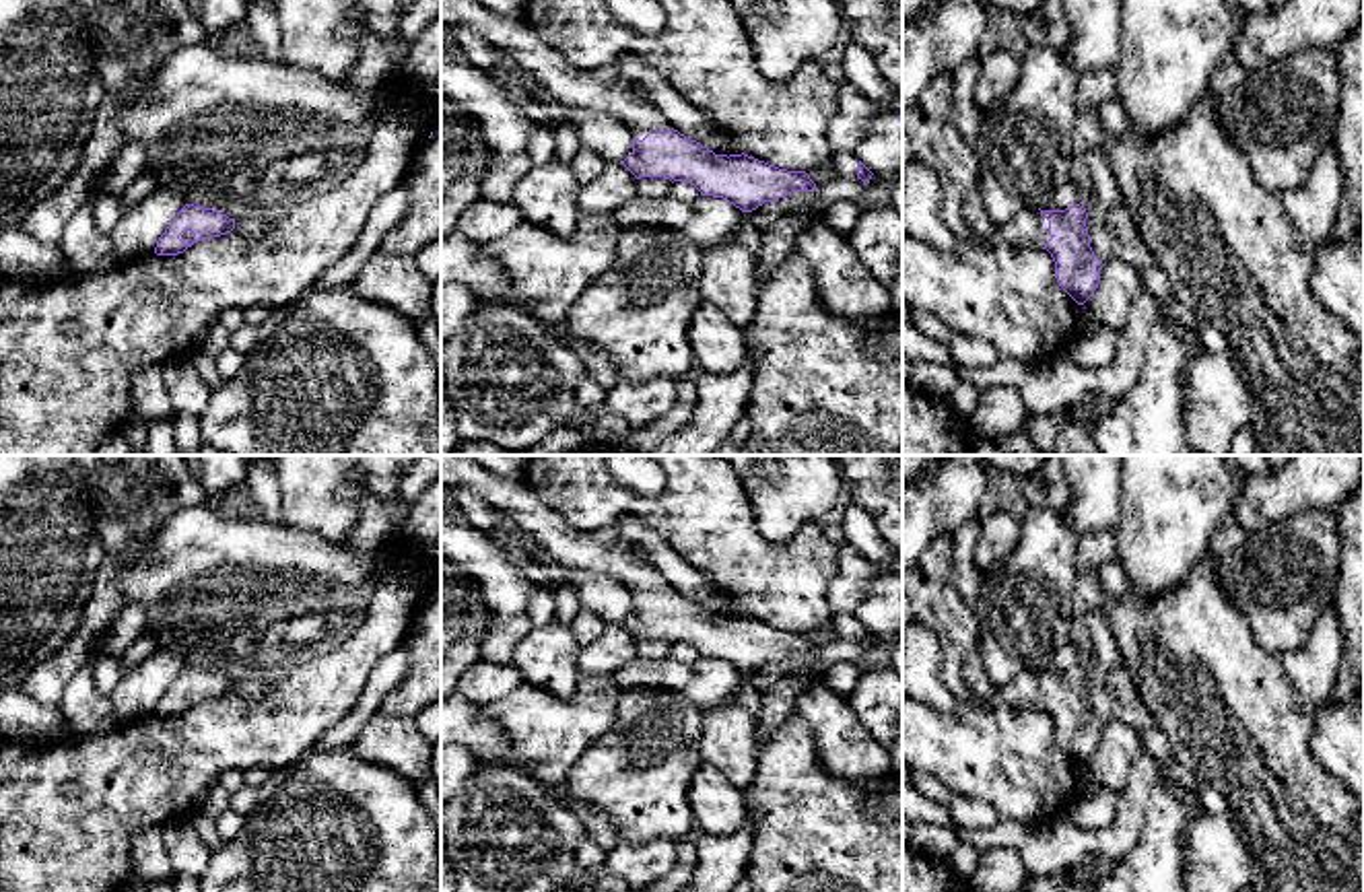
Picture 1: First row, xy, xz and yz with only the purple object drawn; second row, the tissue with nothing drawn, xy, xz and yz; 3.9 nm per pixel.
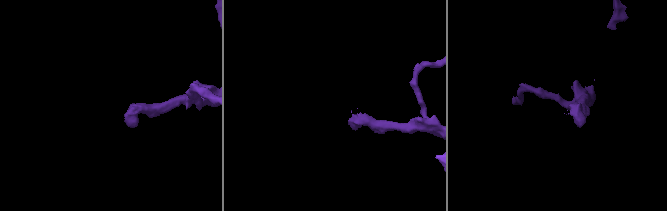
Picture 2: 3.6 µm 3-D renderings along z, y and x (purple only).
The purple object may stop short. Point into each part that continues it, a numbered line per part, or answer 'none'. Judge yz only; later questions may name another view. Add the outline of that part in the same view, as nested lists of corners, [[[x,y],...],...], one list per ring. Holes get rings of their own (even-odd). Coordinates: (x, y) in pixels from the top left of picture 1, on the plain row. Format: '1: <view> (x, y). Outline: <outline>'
1: yz (1027, 691). Outline: [[[1024,667],[1008,684],[997,686],[989,698],[981,698],[985,707],[1010,705],[1018,709],[1045,709],[1051,700],[1049,682],[1041,678],[1038,670]]]

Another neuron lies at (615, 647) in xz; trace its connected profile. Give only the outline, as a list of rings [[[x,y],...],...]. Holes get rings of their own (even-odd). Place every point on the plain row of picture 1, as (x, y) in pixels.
[[[606,624],[602,634],[579,649],[579,676],[614,674],[637,659],[637,639],[622,624]]]

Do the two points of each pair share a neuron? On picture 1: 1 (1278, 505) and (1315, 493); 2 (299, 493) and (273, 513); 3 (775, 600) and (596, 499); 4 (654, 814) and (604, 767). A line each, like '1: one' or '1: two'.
1: one
2: two
3: one
4: one

